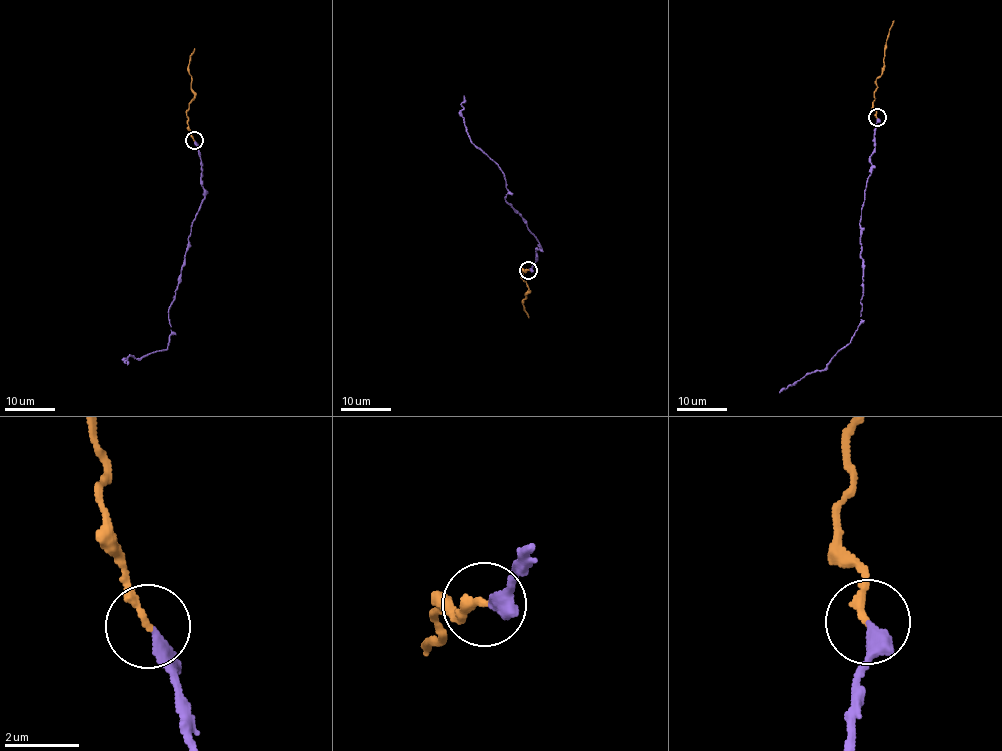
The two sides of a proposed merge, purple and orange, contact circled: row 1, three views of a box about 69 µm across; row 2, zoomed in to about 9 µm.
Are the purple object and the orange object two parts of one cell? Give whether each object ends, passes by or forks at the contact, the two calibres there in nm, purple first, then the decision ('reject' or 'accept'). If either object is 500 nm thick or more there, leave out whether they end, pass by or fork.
purple ends; orange ends; calibres 320 and 200 nm; accept

